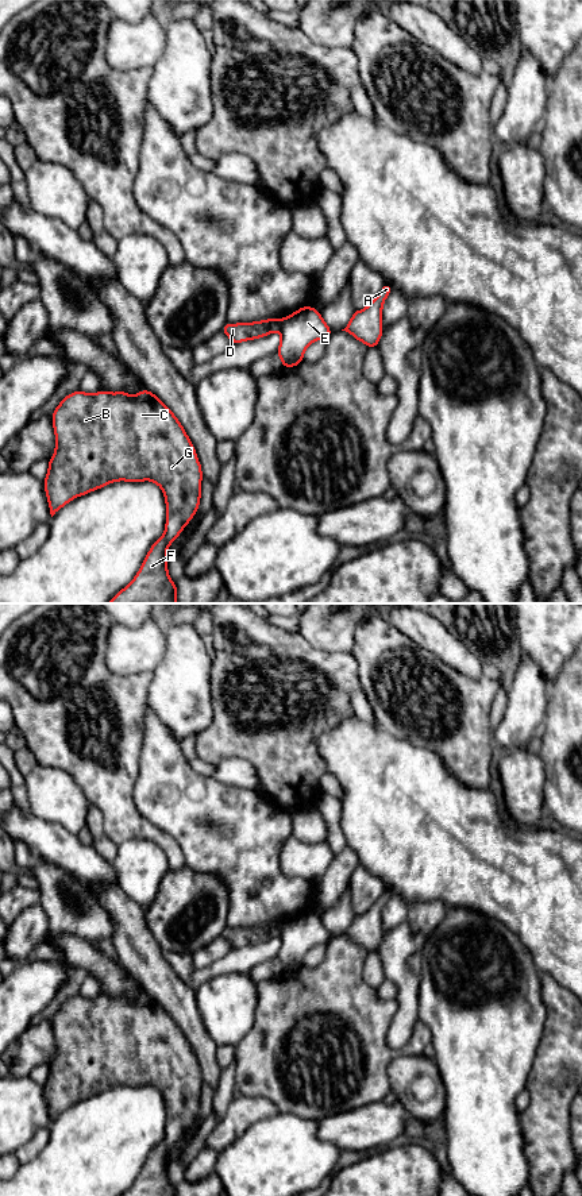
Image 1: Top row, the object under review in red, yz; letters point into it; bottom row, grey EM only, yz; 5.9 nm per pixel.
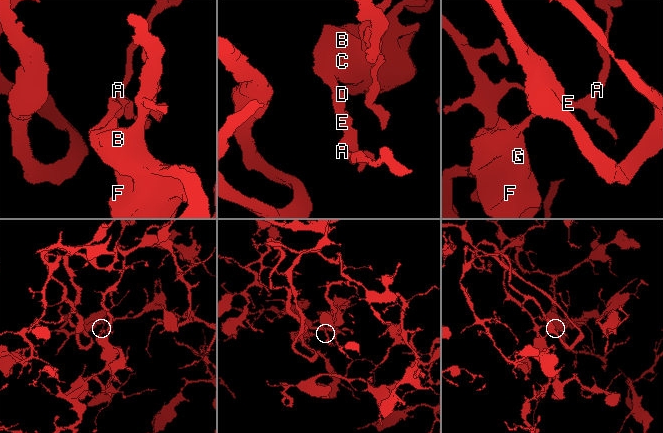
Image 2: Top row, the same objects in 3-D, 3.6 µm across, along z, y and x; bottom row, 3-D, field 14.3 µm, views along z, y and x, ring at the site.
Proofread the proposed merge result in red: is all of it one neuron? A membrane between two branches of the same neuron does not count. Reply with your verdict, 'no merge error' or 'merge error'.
merge error

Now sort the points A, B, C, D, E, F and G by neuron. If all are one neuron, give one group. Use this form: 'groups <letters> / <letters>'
groups A E / B C D F G

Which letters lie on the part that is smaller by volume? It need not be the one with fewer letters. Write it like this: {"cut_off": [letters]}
{"cut_off": ["A", "E"]}

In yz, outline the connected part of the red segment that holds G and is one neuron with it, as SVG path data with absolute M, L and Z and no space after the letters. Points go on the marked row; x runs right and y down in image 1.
M77 390L51 414L55 451L45 491L51 517L78 495L111 482L155 482L166 501L166 525L132 582L108 603L177 603L166 551L197 513L201 464L174 413L151 391L136 396Z

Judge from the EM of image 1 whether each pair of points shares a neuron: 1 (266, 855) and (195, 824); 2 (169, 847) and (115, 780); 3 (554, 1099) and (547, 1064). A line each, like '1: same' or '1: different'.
1: same
2: same
3: same

